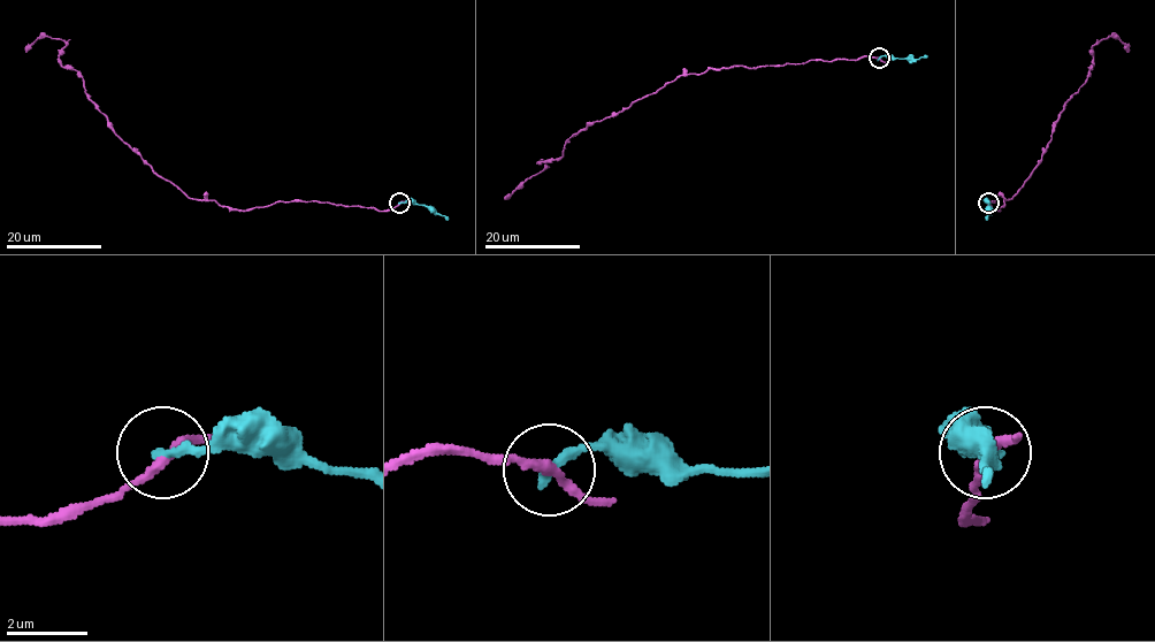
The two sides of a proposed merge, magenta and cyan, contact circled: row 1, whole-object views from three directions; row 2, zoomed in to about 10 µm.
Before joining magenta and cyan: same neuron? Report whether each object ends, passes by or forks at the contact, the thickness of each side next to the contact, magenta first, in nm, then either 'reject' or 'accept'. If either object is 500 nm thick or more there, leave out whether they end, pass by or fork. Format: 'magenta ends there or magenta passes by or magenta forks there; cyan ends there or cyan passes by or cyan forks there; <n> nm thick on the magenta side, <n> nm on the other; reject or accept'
magenta passes by; cyan ends there; 220 nm thick on the magenta side, 260 nm on the other; reject

